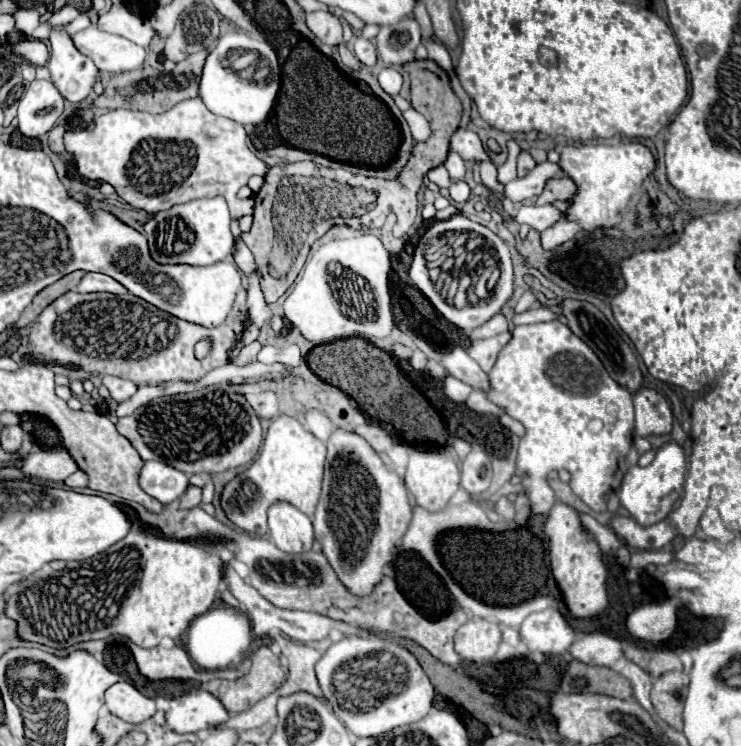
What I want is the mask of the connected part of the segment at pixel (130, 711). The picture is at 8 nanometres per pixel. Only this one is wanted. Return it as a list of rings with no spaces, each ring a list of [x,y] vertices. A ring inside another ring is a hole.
[[[120,680],[118,684],[112,684],[106,690],[104,700],[106,700],[106,708],[112,714],[116,714],[118,718],[122,718],[126,722],[132,722],[132,724],[140,724],[156,712],[154,700],[140,694],[126,680]]]

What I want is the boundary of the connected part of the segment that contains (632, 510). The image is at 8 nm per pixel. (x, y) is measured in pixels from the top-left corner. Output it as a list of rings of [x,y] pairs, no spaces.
[[[674,440],[662,444],[656,450],[654,460],[646,468],[636,468],[632,466],[628,474],[622,480],[622,486],[618,488],[618,498],[620,504],[628,510],[628,514],[642,526],[656,524],[668,516],[672,510],[674,502],[678,500],[684,484],[684,474],[686,474],[686,454],[682,446],[678,446]]]

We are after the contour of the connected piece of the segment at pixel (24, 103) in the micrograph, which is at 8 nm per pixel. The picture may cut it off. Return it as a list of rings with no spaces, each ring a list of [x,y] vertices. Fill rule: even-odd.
[[[48,80],[30,82],[18,100],[18,130],[28,138],[40,138],[54,128],[64,108],[64,98]]]

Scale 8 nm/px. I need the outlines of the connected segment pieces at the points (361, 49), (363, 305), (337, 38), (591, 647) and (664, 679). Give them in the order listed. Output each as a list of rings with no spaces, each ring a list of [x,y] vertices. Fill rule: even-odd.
[[[362,34],[356,36],[356,40],[354,40],[354,54],[366,66],[374,66],[376,64],[376,46],[370,40],[366,40]]]
[[[366,236],[366,248],[350,244],[350,254],[344,254],[348,250],[346,246],[348,240],[346,244],[330,242],[312,254],[284,300],[286,318],[314,344],[350,336],[388,338],[394,328],[388,288],[388,250],[376,236]]]
[[[310,12],[306,16],[308,28],[324,42],[324,44],[332,44],[338,46],[342,42],[342,24],[336,16],[332,16],[330,12]]]
[[[592,632],[592,634],[582,634],[570,646],[570,654],[572,658],[584,664],[612,666],[616,660],[624,658],[624,648],[616,638],[606,636],[602,632]]]
[[[666,672],[656,678],[652,686],[652,704],[658,716],[672,726],[682,730],[682,708],[688,692],[688,674],[686,672]]]

